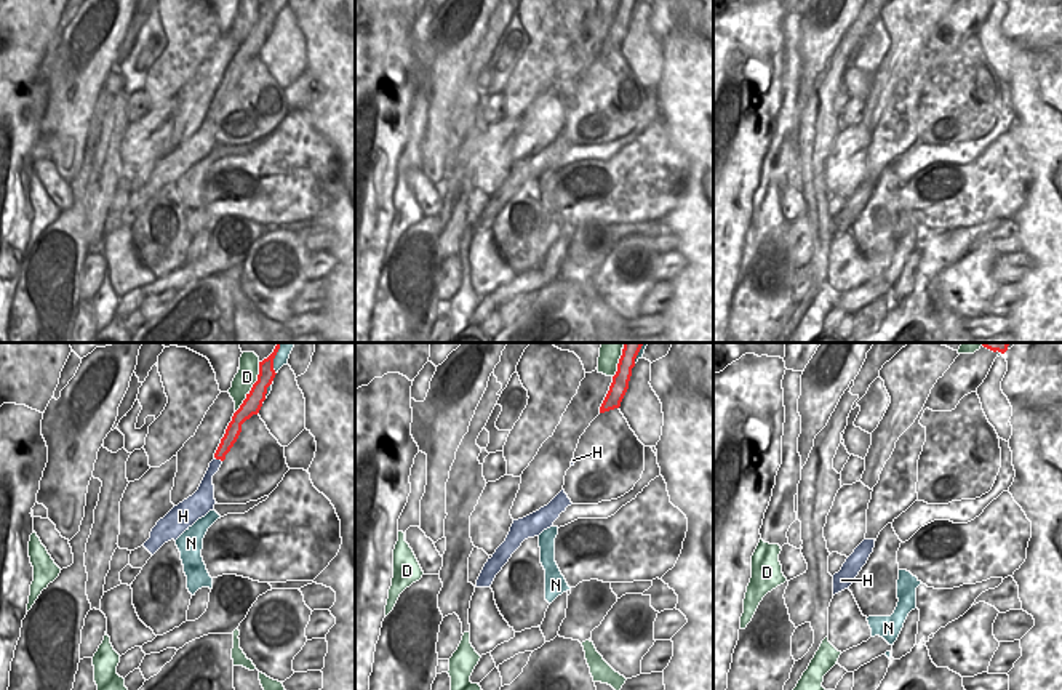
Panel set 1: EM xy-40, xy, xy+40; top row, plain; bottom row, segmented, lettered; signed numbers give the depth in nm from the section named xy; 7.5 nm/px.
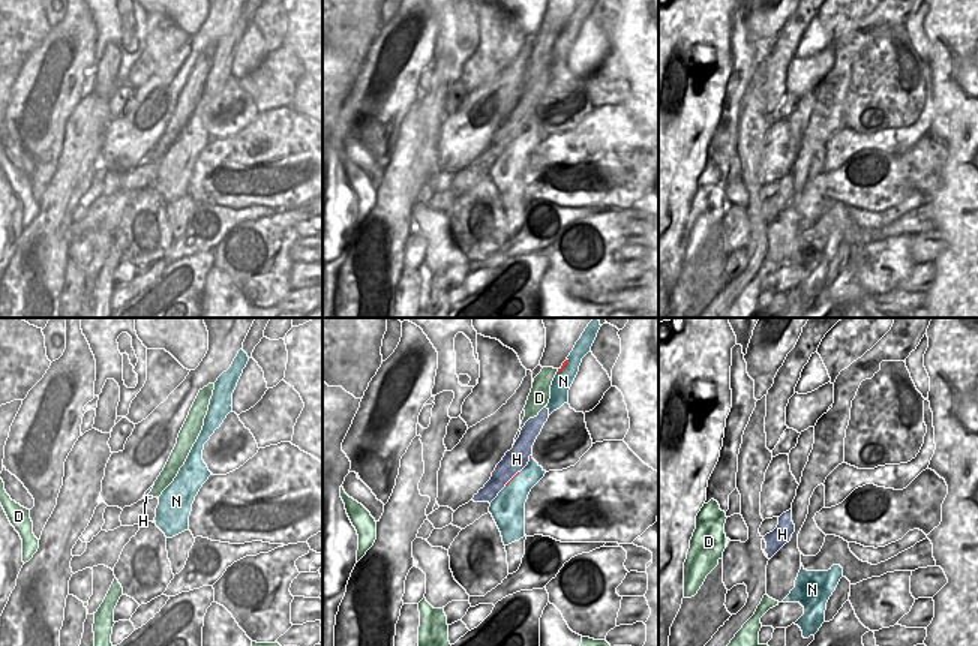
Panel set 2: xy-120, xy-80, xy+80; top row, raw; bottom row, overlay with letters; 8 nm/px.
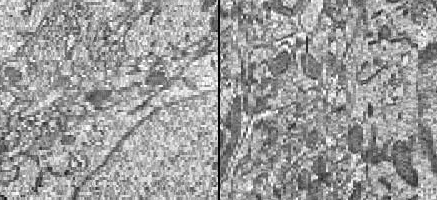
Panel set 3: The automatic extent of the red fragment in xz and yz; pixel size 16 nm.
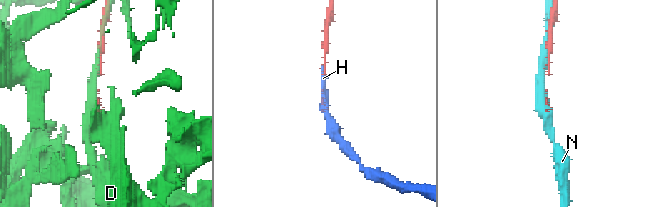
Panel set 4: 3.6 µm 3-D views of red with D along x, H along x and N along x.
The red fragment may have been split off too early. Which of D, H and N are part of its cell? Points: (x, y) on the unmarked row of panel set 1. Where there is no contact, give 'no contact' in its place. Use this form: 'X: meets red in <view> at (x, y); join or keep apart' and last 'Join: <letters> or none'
D: meets red in xy-40 at (251, 29); keep apart
H: meets red in xy-40 at (218, 100); join
N: meets red in xy-40 at (266, 31); keep apart
Join: H

